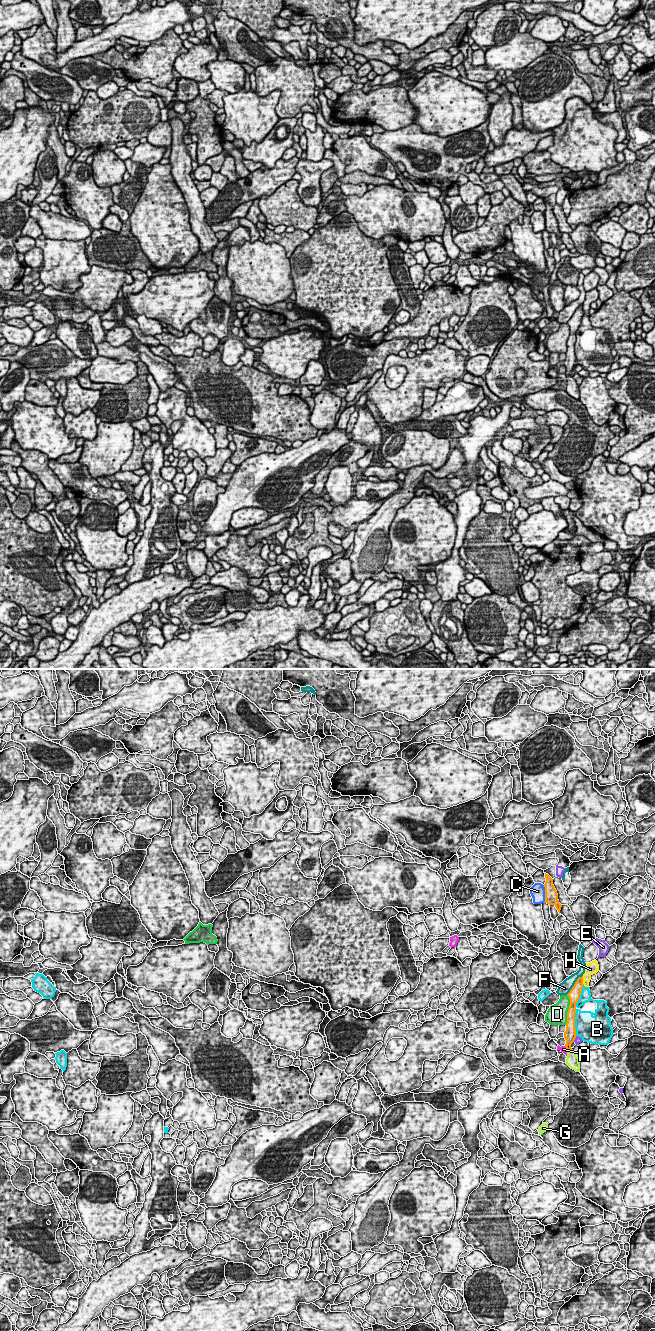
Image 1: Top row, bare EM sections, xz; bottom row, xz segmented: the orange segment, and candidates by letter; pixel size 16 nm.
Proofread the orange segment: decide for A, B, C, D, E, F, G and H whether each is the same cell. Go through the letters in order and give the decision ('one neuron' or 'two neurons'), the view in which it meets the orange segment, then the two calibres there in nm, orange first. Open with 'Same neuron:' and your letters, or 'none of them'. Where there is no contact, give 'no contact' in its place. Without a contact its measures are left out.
Same neuron: G
A: two neurons | xz | 190/100 nm
B: two neurons | xz | 190/420 nm
C: two neurons | xz | 220/240 nm
D: two neurons | xz | 170/320 nm
E: two neurons | xz | 190/100 nm
F: two neurons | xz | 190/200 nm
G: one neuron | xz | 190/220 nm
H: two neurons | xz | 170/200 nm

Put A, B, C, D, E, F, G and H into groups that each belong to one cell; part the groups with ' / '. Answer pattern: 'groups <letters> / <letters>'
groups A / B / C / D / E / F / G / H

